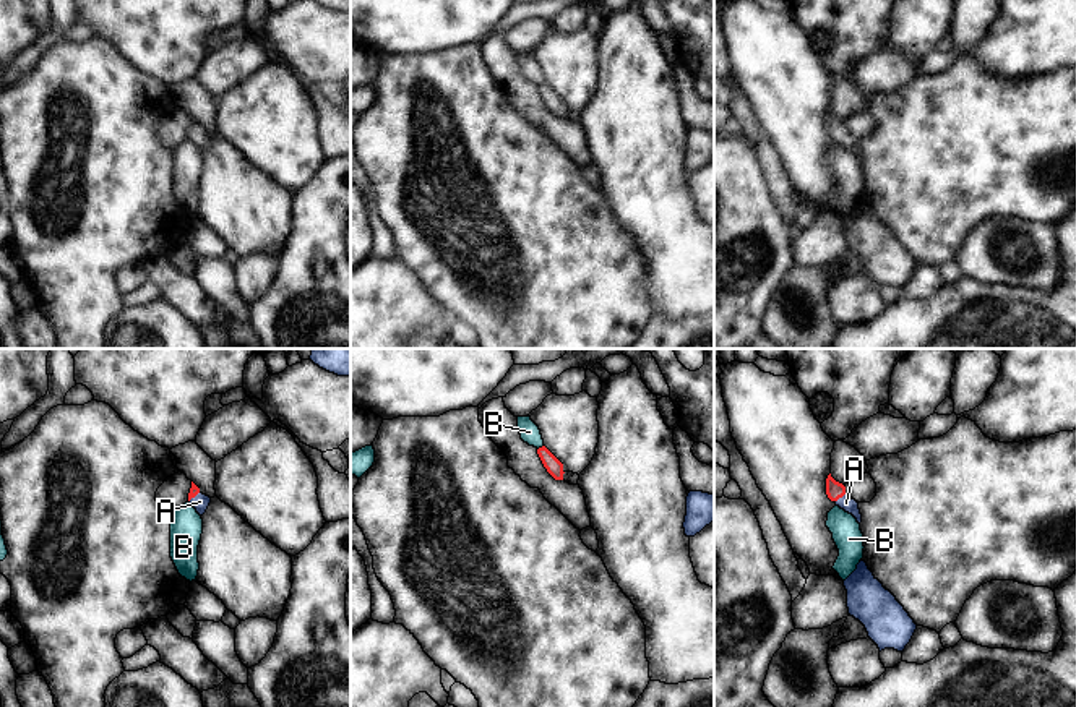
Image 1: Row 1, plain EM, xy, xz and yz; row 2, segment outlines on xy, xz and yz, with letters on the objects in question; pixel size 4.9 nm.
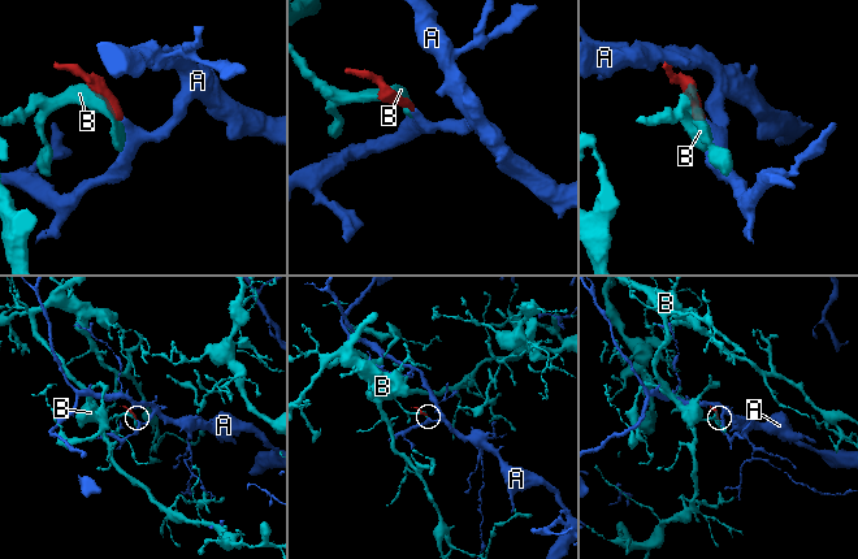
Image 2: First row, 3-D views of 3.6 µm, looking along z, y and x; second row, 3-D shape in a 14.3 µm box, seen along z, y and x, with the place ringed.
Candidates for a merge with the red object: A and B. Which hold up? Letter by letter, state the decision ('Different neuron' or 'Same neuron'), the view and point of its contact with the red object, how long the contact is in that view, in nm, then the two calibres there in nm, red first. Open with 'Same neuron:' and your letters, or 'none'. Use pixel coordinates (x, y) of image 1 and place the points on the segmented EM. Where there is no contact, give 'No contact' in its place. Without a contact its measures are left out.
Same neuron: A
A: Same neuron. Touches red at yz (839, 497). Shared border 70 nm. Thickness 90 nm (red) against 70 nm
B: Different neuron. Touches red at xz (539, 448). Shared border 40 nm. Thickness 80 nm (red) against 100 nm

